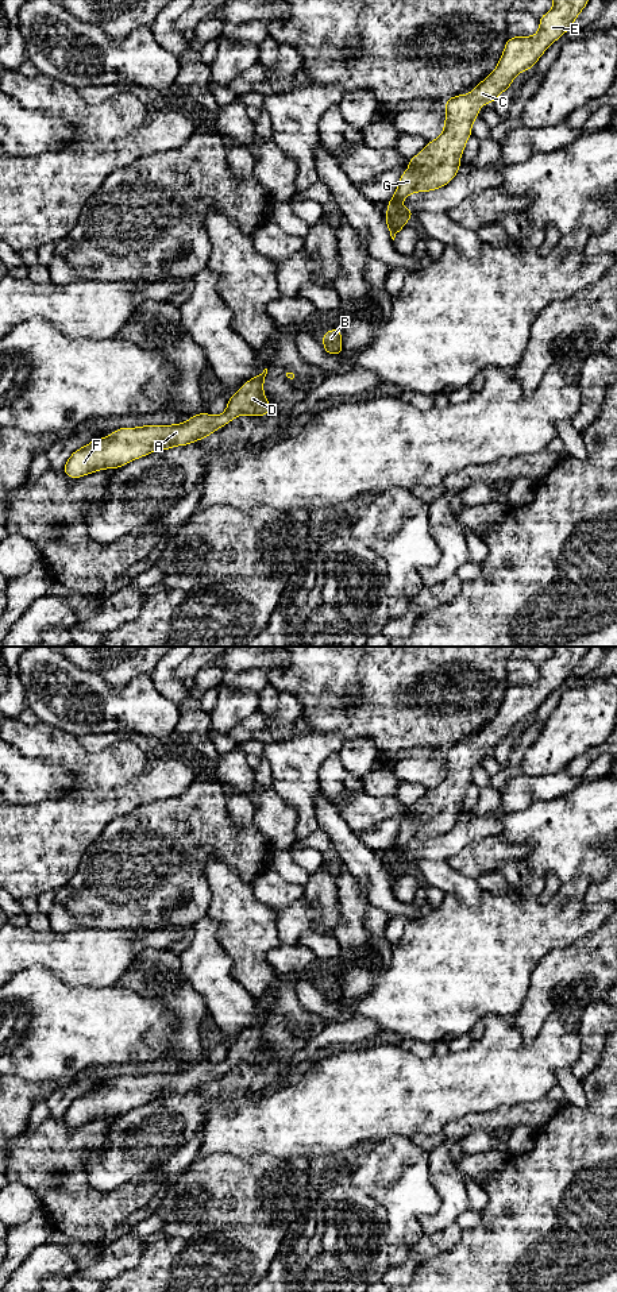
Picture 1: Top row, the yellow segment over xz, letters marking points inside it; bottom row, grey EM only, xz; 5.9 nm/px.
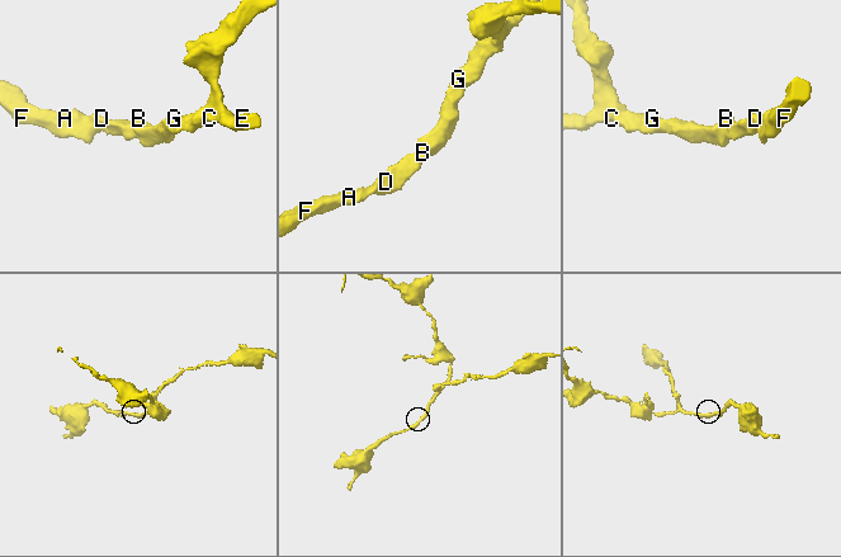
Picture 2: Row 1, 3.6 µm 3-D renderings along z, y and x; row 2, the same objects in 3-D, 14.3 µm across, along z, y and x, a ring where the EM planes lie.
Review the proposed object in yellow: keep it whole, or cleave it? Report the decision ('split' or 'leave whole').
leave whole

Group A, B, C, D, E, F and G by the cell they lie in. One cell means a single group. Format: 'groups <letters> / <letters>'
groups A B C D E F G

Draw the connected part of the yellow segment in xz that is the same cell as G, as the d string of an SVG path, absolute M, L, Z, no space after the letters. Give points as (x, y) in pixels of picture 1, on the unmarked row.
M552 647L554 656L543 663L535 684L509 686L494 720L478 732L470 743L446 748L443 782L409 807L409 819L401 822L394 845L387 851L385 864L392 887L413 863L410 856L398 852L412 840L428 840L447 833L460 814L460 802L471 784L471 772L482 752L490 752L510 736L513 726L532 717L541 702L572 675L574 668L590 647Z

